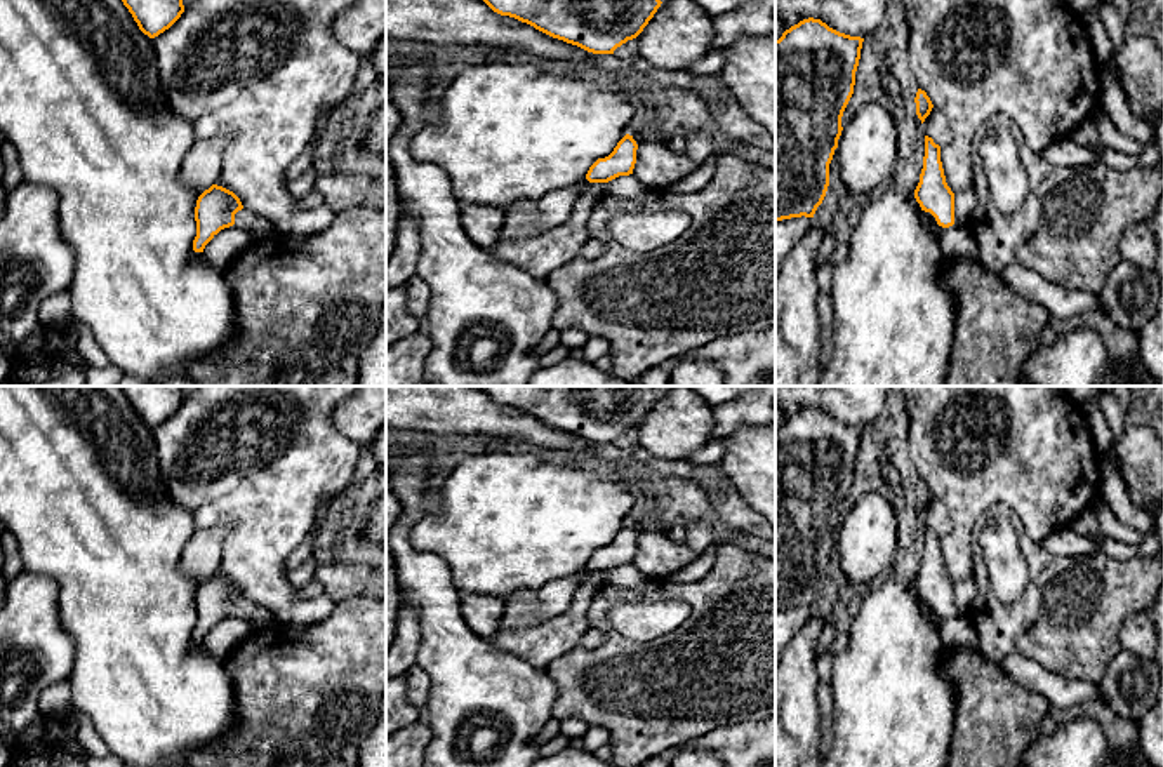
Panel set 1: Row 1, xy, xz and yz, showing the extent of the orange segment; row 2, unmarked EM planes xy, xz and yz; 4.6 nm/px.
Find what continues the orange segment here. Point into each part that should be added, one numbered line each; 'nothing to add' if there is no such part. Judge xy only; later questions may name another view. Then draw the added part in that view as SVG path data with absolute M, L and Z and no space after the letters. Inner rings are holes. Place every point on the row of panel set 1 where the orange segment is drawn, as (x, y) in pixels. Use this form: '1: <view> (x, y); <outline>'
1: xy (245, 220); M247 207L235 214L235 226L247 231L254 240L276 233L276 228L269 219L257 217Z

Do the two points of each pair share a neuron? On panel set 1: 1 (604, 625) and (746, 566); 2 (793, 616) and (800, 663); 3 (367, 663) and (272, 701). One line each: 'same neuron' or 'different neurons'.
1: same neuron
2: different neurons
3: same neuron

